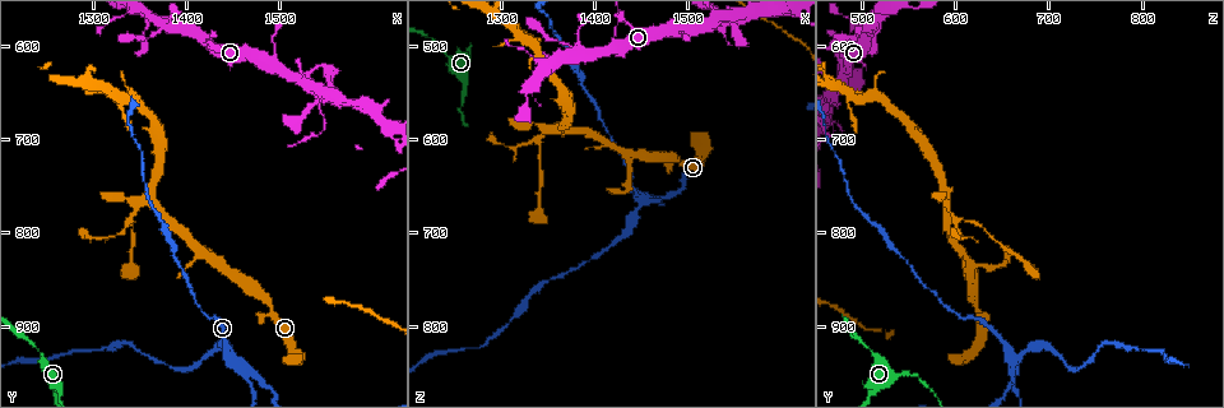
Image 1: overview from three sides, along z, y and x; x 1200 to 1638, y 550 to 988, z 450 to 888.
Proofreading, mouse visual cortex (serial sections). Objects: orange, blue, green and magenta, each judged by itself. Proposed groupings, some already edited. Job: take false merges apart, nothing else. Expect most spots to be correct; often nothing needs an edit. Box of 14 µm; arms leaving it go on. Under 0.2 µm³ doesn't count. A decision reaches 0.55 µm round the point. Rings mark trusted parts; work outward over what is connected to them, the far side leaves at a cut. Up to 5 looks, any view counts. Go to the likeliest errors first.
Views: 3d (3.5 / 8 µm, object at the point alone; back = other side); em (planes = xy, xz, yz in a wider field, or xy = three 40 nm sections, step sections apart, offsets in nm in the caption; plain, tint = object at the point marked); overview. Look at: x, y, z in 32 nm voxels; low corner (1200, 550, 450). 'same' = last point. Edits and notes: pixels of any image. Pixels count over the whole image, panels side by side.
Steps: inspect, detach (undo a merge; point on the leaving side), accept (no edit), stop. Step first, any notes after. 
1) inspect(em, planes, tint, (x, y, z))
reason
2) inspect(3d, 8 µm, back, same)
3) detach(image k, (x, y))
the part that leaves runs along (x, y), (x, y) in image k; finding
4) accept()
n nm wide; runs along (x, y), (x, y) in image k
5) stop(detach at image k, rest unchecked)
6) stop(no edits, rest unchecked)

inspect(3d, 3.5 µm, back, (1450, 935, 660))
abrupt turn

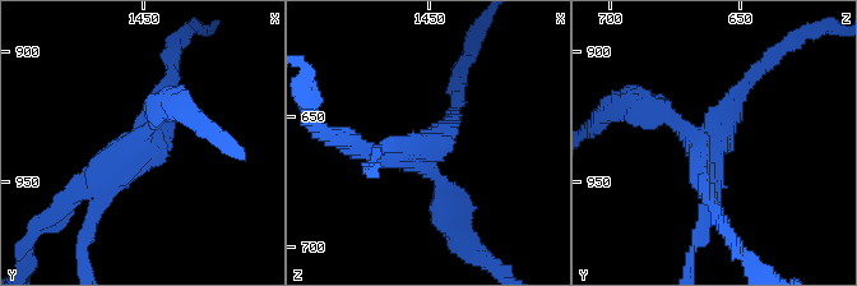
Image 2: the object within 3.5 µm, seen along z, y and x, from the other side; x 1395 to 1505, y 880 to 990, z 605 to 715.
inspect(em, xy, step 3, tint, (1452, 935, 663))
4 arms; arms of 200, 200, 250, 250 nm; shape alone is not enough

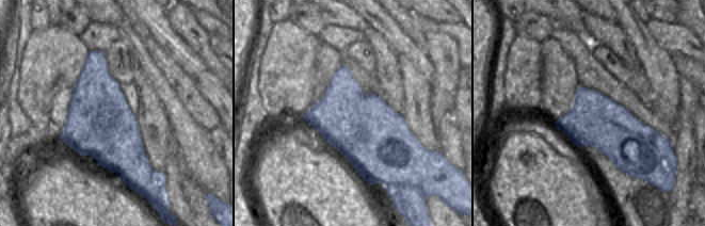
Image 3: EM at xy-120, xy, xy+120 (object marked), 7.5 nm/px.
detach(image 2, (645, 123))
the part that leaves runs along (703, 142), (643, 102), (605, 110) in image 2; a second cell is stuck on

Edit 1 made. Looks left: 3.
inspect(em, xy, step 5, tint, (1360, 765, 590))
sharp bend

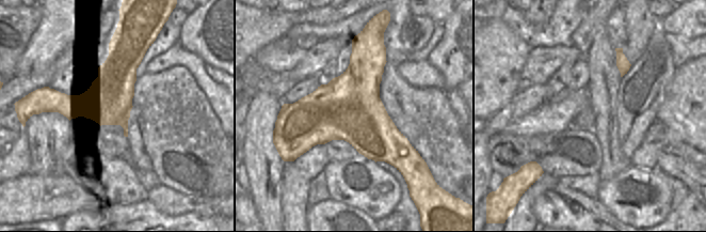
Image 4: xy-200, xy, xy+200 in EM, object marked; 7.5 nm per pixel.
inspect(3d, 3.5 µm, same)
see where the arms go

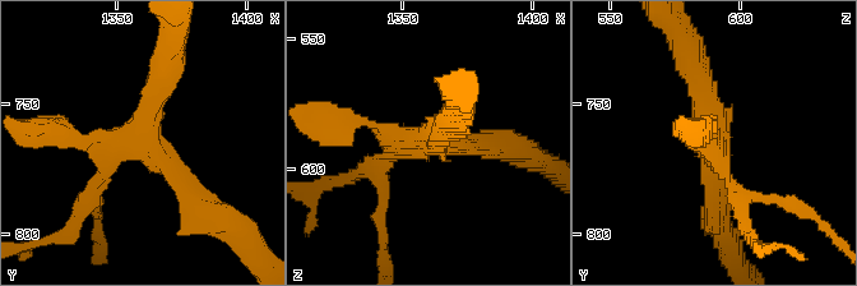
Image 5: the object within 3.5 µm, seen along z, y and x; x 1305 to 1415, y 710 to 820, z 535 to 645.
accept()
480 nm wide; runs along (200, 206), (146, 147), (165, 65) in image 5; one cell here

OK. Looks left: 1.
stop(detach at image 2, rest unchecked)

